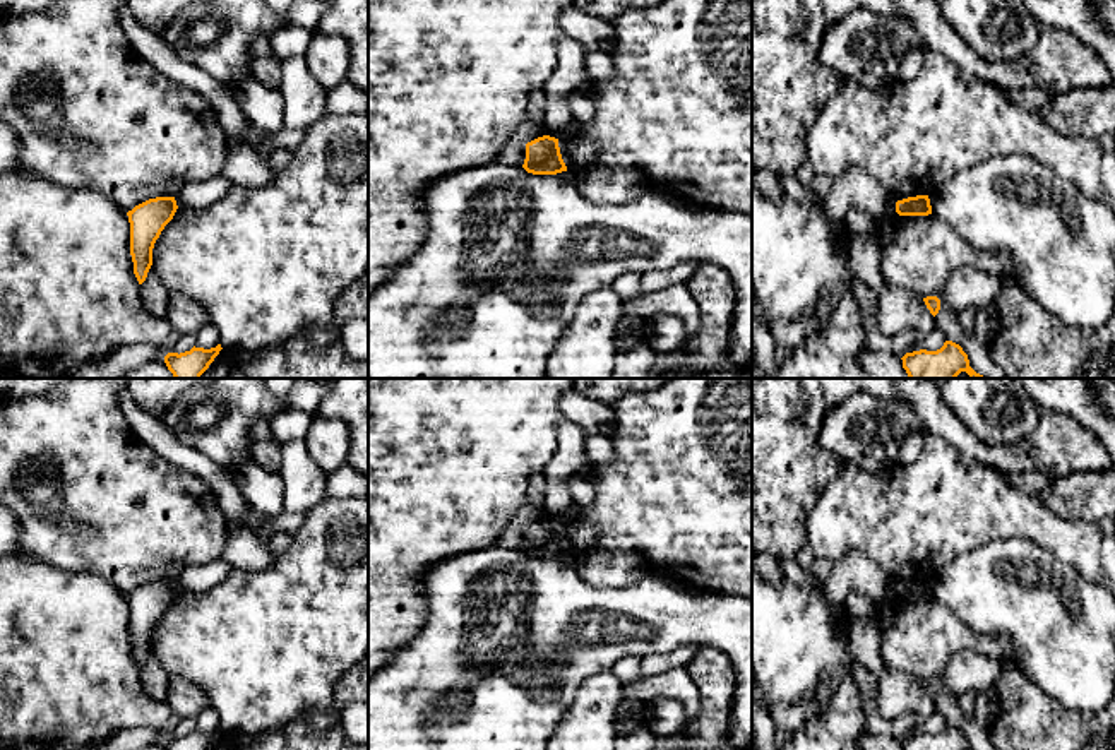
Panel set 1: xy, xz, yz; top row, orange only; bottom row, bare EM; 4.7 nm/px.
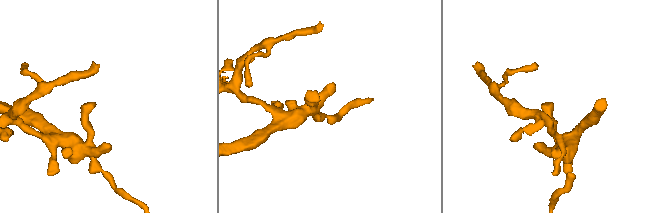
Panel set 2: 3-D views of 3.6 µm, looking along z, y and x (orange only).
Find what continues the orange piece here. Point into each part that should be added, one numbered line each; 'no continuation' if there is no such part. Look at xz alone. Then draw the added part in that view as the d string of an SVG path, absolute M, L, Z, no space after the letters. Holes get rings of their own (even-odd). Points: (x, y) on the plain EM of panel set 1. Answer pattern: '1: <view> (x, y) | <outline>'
no continuation

